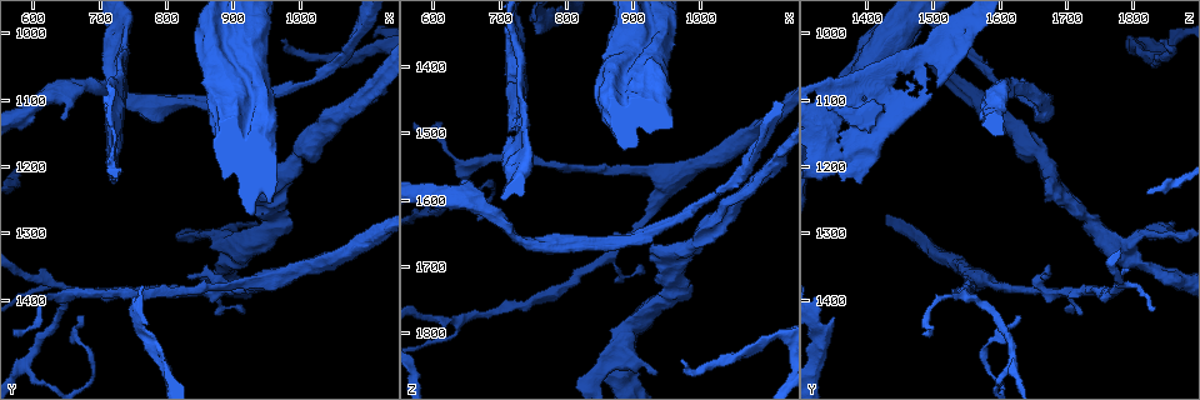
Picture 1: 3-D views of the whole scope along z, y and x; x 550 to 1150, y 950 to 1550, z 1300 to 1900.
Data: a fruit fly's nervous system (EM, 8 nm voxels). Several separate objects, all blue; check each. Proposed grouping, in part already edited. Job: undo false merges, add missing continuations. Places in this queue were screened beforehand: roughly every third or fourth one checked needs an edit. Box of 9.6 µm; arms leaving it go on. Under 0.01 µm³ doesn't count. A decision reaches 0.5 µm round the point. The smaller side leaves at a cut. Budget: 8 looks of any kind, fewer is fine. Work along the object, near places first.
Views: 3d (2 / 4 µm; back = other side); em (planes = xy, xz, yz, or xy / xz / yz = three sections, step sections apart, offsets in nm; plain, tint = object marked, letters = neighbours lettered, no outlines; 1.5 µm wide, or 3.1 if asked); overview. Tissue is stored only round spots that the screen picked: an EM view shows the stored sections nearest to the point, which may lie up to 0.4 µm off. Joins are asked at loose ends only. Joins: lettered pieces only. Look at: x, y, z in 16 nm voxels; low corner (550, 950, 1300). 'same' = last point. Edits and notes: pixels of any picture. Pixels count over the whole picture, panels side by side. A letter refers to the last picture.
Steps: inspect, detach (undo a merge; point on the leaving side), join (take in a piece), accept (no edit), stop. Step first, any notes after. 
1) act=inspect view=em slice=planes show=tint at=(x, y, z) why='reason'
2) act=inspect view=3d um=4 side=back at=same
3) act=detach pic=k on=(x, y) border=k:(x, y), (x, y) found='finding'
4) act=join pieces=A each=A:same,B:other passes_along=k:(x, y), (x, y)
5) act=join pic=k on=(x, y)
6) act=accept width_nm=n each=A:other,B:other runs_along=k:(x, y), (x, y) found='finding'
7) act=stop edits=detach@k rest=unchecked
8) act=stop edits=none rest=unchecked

act=inspect view=3d um=2 side=back at=(755, 1100, 1665) why='thick turns thin'

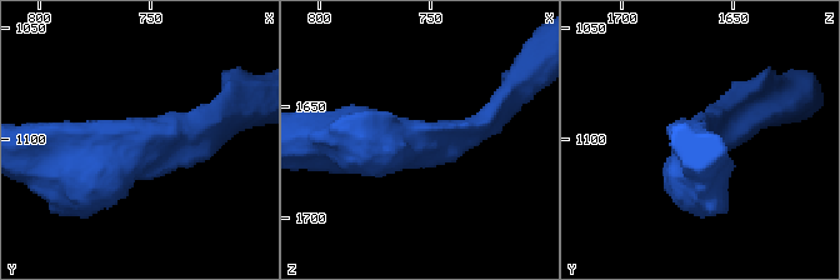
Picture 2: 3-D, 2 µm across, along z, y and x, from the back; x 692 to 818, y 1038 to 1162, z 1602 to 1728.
act=inspect view=em slice=xz step=8 show=tint at=(756, 1104, 1667) arm_widths_nm=220,340

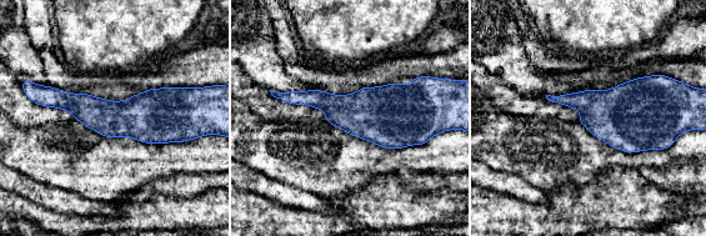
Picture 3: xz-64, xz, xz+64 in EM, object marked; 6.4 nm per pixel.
act=inspect view=em slice=planes show=letters at=same why='cut it another way'

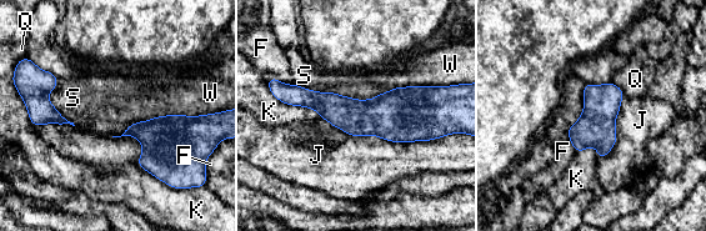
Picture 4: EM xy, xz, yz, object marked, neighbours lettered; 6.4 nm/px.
act=accept longest_contact=J:800nm each=F:other,J:other,K:other,Q:other,S:other,W:other found='continuous, no second cell'

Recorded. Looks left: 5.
act=inspect view=em slice=planes show=letters at=(670, 1420, 1625) why='tapers out'

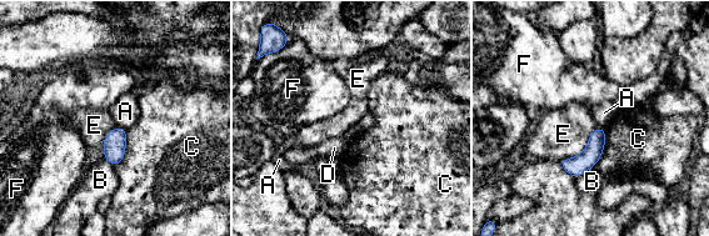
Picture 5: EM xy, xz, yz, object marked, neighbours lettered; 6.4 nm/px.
act=accept width_nm=110 each=A:other,B:other,C:other,D:other,E:other,F:other border=5:(597, 126), (579, 154), (560, 161) found='no lettered piece goes on from it'

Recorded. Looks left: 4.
act=inspect view=3d um=2 at=(940, 1285, 1865) why='free end'

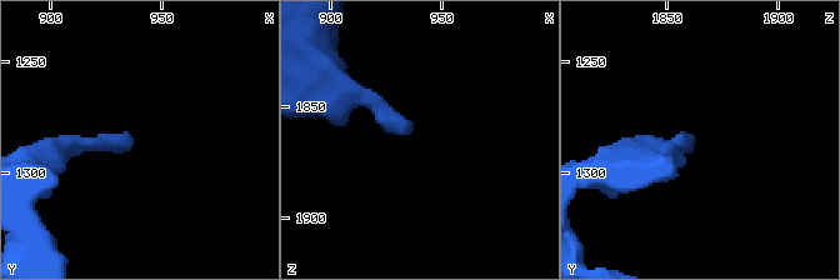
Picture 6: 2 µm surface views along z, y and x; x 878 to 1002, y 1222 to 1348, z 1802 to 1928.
act=inspect view=em slice=planes show=letters at=(937, 1284, 1861)

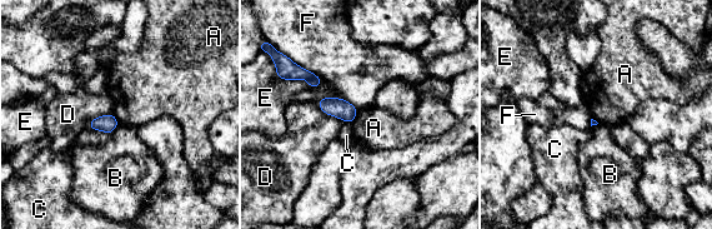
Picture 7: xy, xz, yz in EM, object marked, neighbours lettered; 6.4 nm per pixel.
act=accept longest_contact=D:240nm each=A:other,B:other,C:other,D:other,E:other,F:other border=7:(359, 109), (351, 123) found='no lettered piece goes on from it'

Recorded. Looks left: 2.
act=stop edits=none rest=unchecked

